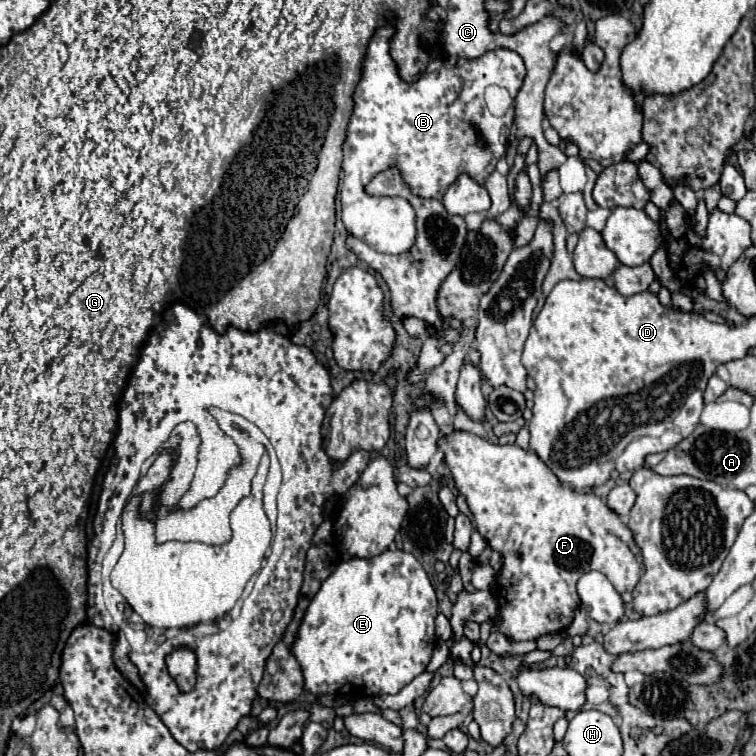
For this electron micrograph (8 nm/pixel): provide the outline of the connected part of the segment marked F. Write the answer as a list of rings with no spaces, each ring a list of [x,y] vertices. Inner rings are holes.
[[[453,430],[441,436],[439,450],[443,452],[443,462],[449,468],[457,490],[467,498],[469,510],[475,514],[475,528],[491,548],[503,554],[503,568],[493,584],[493,596],[499,602],[495,630],[513,640],[537,640],[549,632],[563,632],[571,624],[573,612],[579,606],[575,580],[585,572],[603,572],[619,594],[631,592],[639,582],[643,564],[627,524],[595,494],[575,492],[561,484],[531,450],[521,450],[515,444],[499,446],[467,430]]]

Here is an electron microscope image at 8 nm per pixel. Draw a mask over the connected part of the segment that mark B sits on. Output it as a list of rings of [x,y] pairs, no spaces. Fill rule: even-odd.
[[[385,12],[387,24],[379,26],[369,42],[369,50],[363,64],[363,76],[355,90],[355,108],[349,120],[347,130],[347,142],[343,146],[343,188],[341,188],[341,204],[343,204],[343,224],[345,228],[375,248],[377,252],[387,254],[401,254],[415,244],[415,212],[407,200],[401,198],[379,198],[365,194],[363,186],[375,178],[379,172],[385,172],[387,168],[397,168],[407,188],[421,196],[421,198],[435,198],[441,200],[445,190],[461,176],[471,176],[477,184],[483,184],[489,174],[495,170],[499,158],[505,156],[509,148],[509,136],[513,126],[513,112],[507,112],[503,118],[491,116],[491,112],[485,106],[483,92],[487,86],[503,86],[509,90],[511,98],[517,96],[523,78],[525,78],[525,64],[523,58],[507,48],[489,50],[479,58],[465,60],[463,66],[447,66],[443,64],[435,72],[425,72],[415,82],[405,82],[399,76],[397,64],[389,54],[389,42],[395,34],[395,16],[393,12]]]

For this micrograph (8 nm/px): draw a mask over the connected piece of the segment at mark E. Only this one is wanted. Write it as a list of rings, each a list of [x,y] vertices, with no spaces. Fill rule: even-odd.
[[[385,550],[375,558],[351,558],[341,562],[309,602],[291,646],[291,654],[303,670],[305,690],[313,696],[335,694],[351,702],[379,694],[397,694],[413,678],[425,672],[429,664],[435,646],[437,614],[435,590],[427,572],[413,554],[403,550]]]

